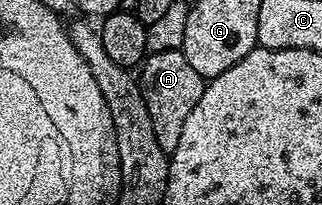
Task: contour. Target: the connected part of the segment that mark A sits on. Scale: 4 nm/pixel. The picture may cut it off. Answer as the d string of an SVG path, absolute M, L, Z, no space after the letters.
M180 49L151 52L141 65L141 83L145 94L145 106L149 106L149 118L153 118L153 134L157 134L157 142L161 150L170 153L177 150L177 142L181 134L185 134L185 121L197 106L197 98L201 98L205 78L193 70L189 58Z

